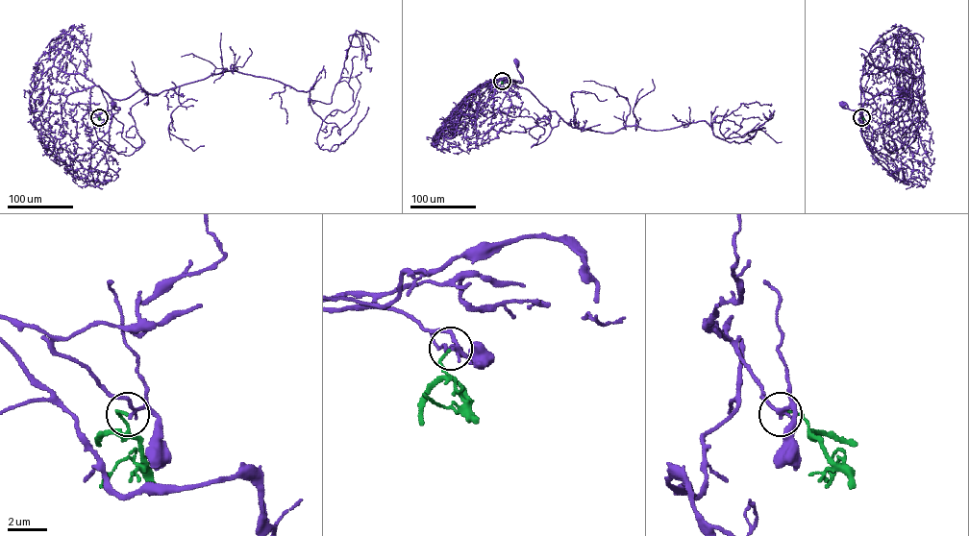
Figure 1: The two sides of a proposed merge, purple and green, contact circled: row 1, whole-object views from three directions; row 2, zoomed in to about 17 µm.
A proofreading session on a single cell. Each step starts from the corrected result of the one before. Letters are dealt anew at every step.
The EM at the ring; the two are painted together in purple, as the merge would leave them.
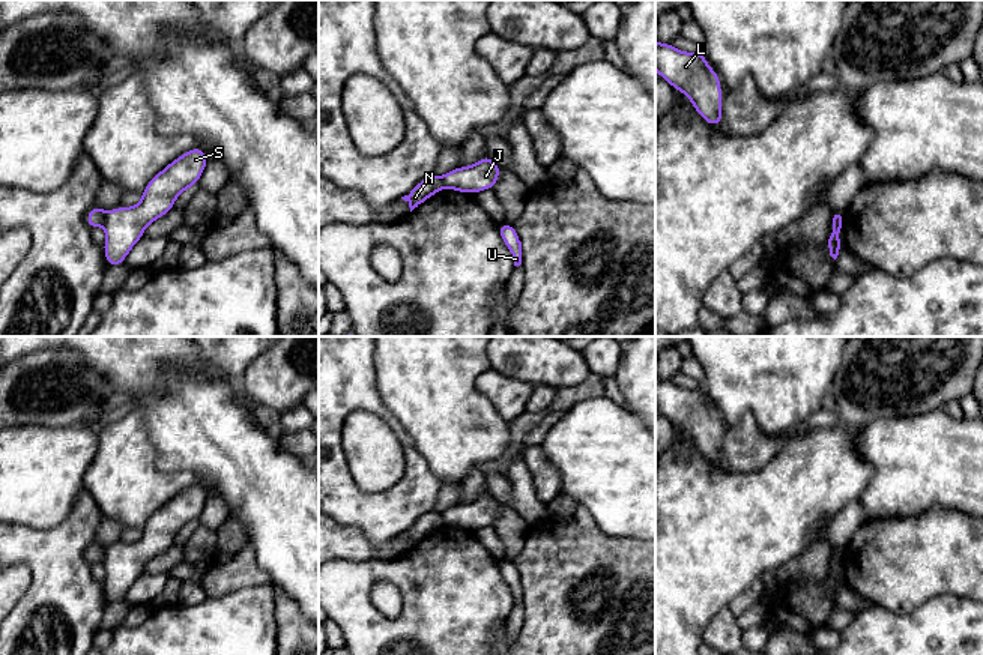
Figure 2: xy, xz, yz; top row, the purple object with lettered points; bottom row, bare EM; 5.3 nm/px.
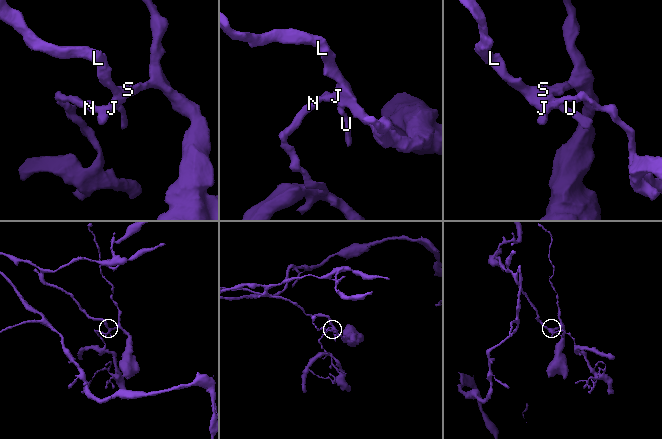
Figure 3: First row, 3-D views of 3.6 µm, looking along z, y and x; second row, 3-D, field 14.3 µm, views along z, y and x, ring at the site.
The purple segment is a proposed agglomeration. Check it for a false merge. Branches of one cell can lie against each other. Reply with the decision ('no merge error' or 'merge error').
merge error

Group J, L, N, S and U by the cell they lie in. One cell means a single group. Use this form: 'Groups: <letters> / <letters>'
Groups: J L S U / N

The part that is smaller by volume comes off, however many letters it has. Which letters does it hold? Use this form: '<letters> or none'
N

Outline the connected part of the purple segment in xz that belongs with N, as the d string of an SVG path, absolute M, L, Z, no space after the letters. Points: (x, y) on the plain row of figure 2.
M430 511L422 515L407 532L401 533L409 539L410 548L421 542L431 532L437 530L443 524L442 514Z

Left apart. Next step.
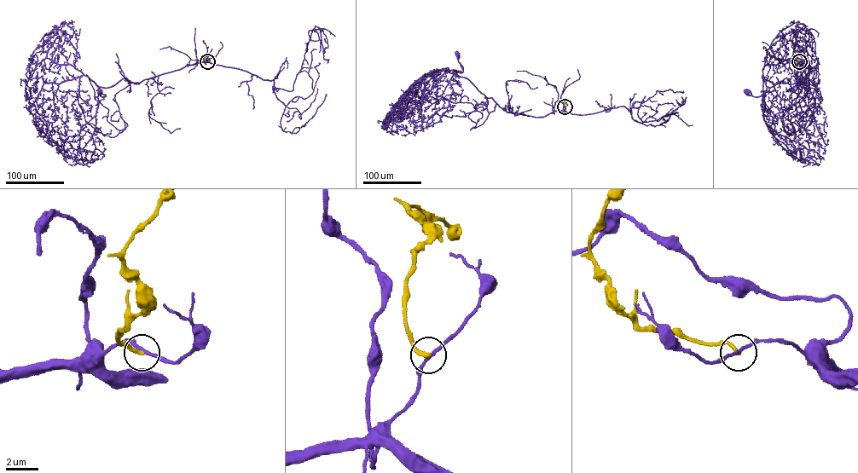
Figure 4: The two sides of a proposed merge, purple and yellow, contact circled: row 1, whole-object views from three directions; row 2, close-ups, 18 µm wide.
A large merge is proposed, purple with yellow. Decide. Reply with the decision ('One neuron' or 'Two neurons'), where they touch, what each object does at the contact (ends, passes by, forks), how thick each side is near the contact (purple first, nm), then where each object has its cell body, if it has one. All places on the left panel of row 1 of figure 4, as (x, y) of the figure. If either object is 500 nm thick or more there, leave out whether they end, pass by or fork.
Two neurons. Place: (207, 61). At the ring purple passes by. At the ring yellow ends. Thickness 170 nm (purple) against 240 nm. Soma of purple: (100, 92). Soma of yellow: none

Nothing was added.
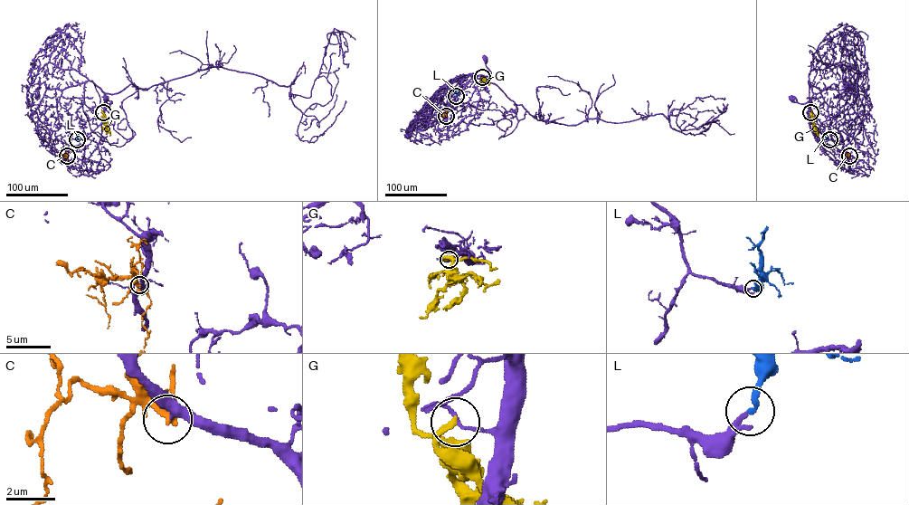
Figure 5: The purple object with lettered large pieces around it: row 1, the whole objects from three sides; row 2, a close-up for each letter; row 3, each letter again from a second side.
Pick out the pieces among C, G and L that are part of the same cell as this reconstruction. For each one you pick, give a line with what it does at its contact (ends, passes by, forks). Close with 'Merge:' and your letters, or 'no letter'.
L: it ends
Merge: L

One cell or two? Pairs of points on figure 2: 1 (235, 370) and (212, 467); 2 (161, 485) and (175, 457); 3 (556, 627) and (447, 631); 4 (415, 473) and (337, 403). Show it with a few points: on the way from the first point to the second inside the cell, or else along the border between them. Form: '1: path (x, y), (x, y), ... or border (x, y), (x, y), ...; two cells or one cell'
1: border (205, 358), (239, 382); two cells
2: border (151, 440), (160, 469), (194, 472), (200, 482); two cells
3: border (504, 622), (495, 630), (492, 639); two cells
4: path (408, 446), (393, 422), (372, 401), (364, 401); one cell

